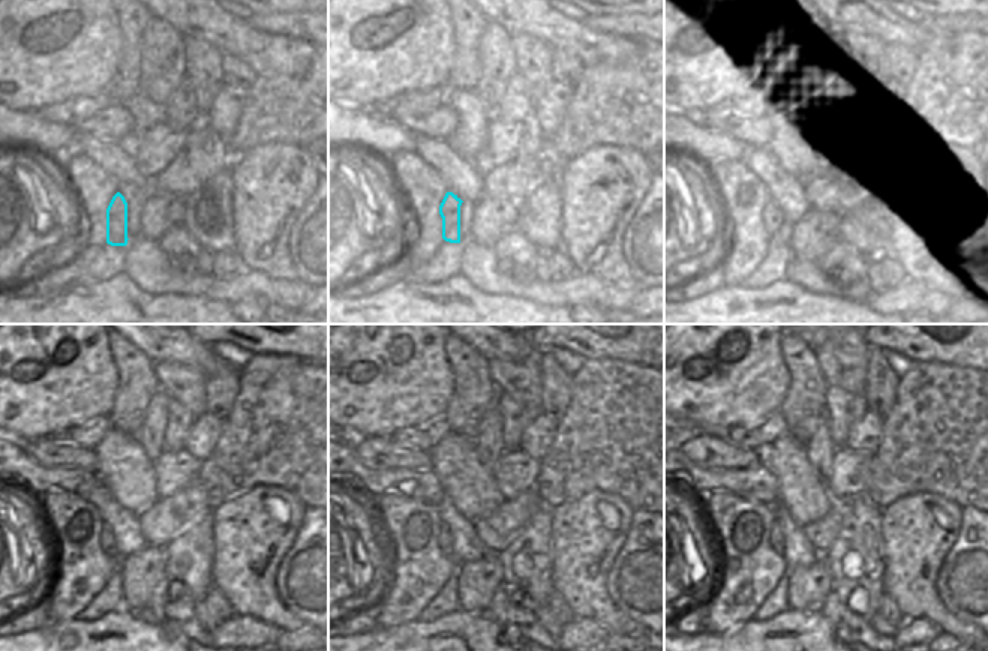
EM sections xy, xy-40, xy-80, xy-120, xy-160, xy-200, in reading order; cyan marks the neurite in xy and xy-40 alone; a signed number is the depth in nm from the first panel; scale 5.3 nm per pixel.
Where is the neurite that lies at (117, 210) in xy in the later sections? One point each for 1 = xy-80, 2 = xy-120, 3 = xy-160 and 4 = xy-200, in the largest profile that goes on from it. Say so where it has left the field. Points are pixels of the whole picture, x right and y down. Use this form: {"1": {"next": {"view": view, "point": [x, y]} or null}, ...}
{"1": {"next": {"view": "xy-80", "point": [772, 216]}}, "2": {"next": {"view": "xy-120", "point": [107, 539]}}, "3": {"next": {"view": "xy-160", "point": [443, 539]}}, "4": {"next": {"view": "xy-200", "point": [775, 536]}}}

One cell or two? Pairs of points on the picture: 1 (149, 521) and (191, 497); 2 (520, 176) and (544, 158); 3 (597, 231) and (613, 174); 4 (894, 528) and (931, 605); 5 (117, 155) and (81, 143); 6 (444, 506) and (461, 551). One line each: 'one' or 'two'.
1: one
2: one
3: one
4: one
5: one
6: one

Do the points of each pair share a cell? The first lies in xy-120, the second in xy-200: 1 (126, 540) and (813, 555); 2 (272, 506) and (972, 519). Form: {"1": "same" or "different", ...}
{"1": "same", "2": "different"}

